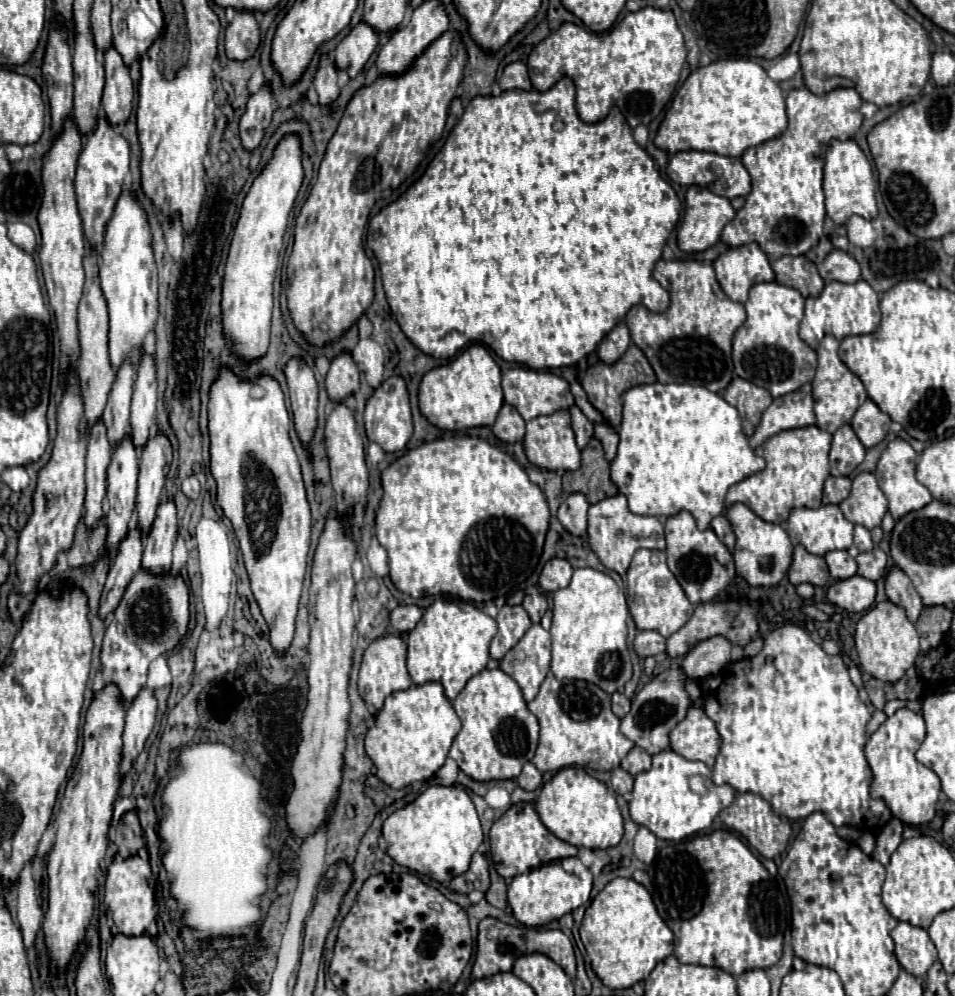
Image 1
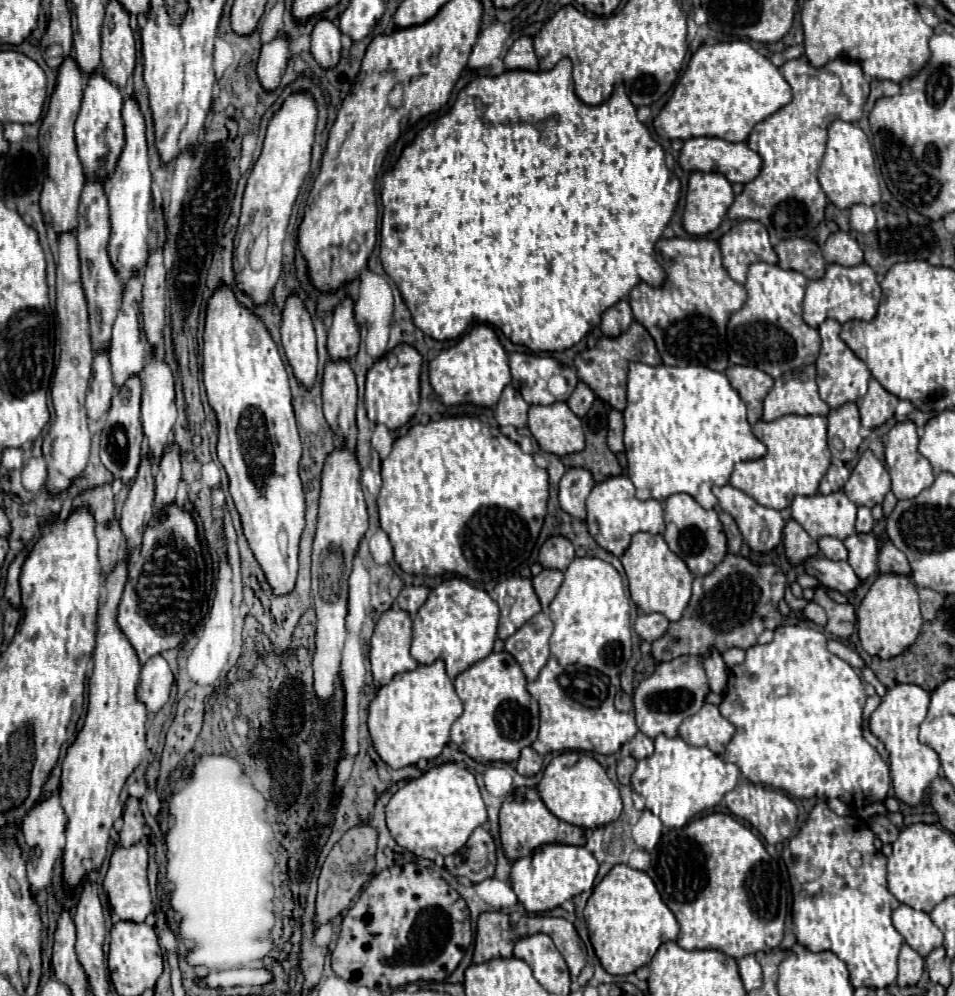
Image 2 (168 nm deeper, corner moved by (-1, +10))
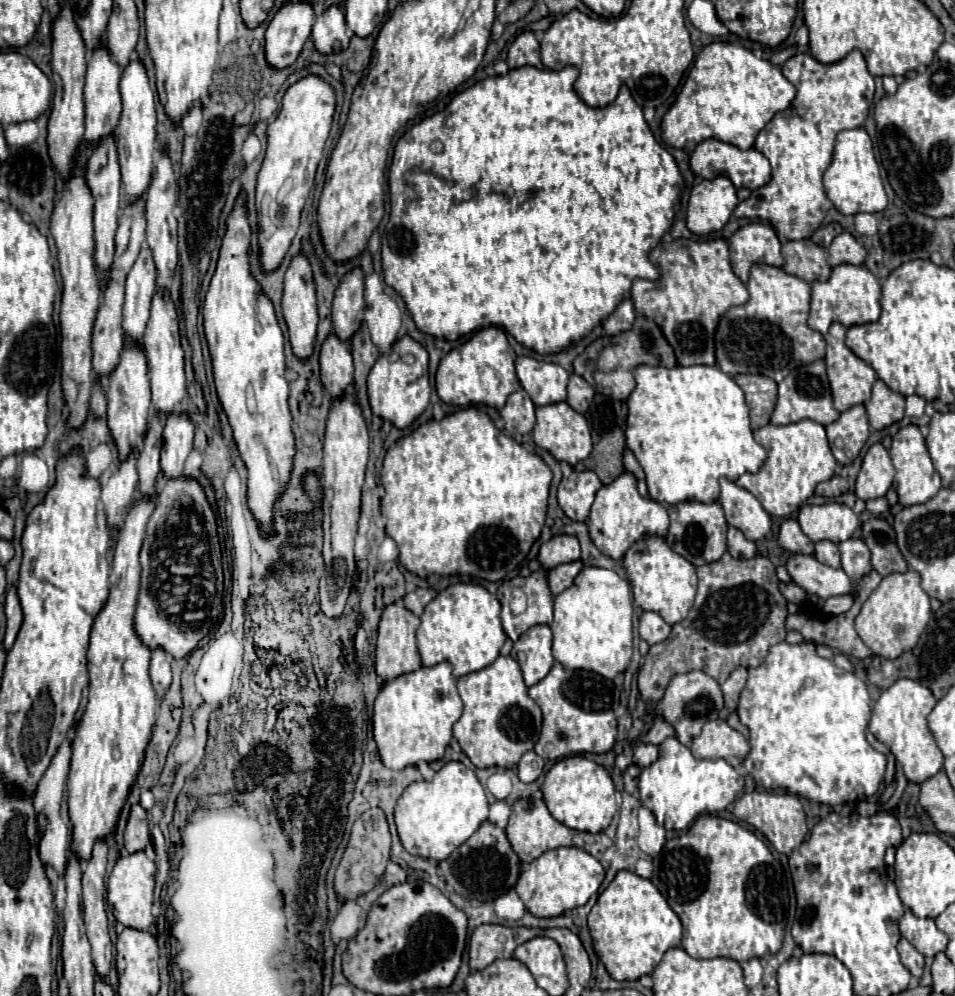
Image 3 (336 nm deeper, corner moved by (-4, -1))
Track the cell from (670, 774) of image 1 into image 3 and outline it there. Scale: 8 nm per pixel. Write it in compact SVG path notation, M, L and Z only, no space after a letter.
M674 736L660 744L660 756L654 764L642 770L638 792L640 802L646 806L666 830L684 832L698 816L716 814L726 810L744 790L742 774L724 760L698 760L688 746L680 744Z

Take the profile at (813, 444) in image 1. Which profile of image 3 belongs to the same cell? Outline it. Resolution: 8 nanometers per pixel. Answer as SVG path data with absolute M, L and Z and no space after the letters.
M800 420L786 426L766 424L754 432L754 440L766 448L768 458L756 474L746 472L736 480L736 484L754 494L764 510L776 518L794 518L800 506L814 494L816 486L830 480L836 472L838 462L830 452L824 426L814 420Z

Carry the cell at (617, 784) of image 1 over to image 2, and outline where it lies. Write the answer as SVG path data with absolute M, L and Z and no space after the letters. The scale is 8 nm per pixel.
M623 757L619 763L617 763L617 777L619 777L619 783L621 785L629 785L631 781L631 775L635 771L635 765L637 761L633 757Z

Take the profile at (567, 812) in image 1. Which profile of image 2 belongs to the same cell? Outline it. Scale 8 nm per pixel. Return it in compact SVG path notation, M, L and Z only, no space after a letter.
M563 751L551 759L539 781L539 795L547 809L561 821L589 829L603 827L621 815L621 797L615 783L607 777L601 763L583 751Z

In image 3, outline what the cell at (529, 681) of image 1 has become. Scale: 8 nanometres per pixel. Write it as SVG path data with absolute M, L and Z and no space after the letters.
M538 624L524 632L518 642L514 642L510 656L518 660L526 686L538 684L552 668L552 632L548 626Z

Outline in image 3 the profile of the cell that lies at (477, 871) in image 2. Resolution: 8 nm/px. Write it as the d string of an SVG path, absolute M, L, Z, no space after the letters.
M482 822L482 826L446 860L438 864L440 876L446 880L448 890L458 892L464 898L476 898L480 902L492 902L518 880L518 856L514 854L506 832L496 824Z

